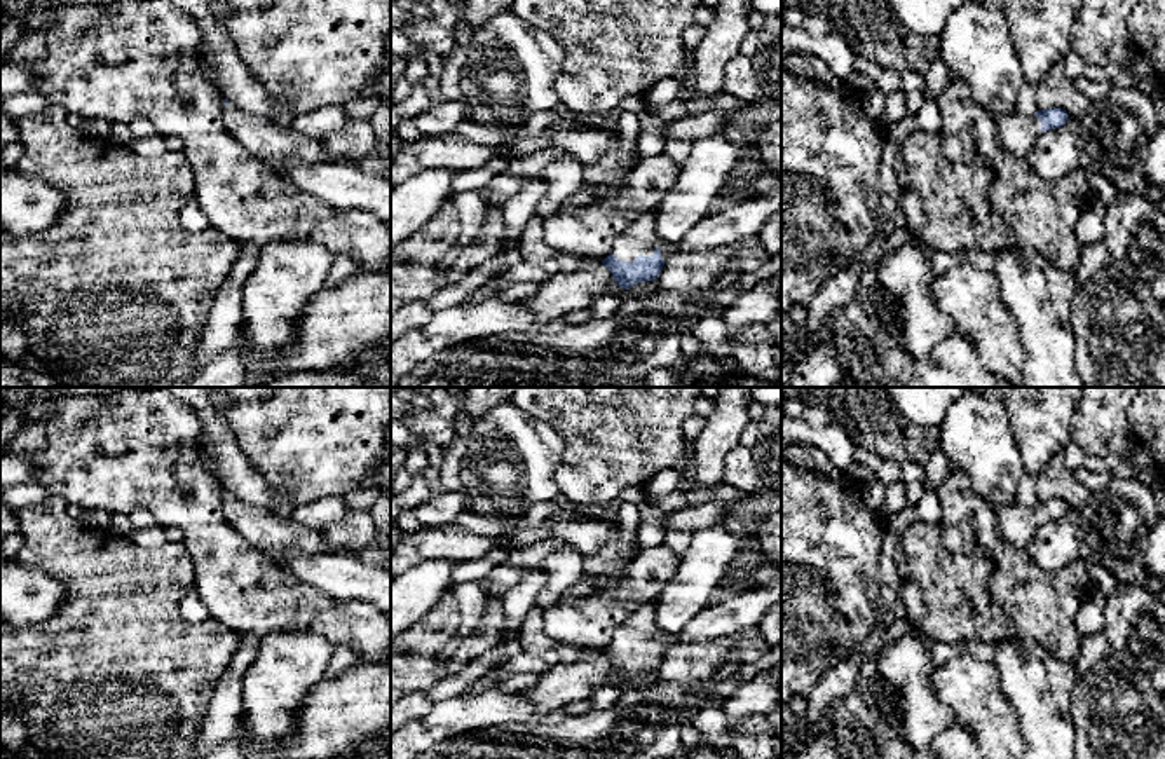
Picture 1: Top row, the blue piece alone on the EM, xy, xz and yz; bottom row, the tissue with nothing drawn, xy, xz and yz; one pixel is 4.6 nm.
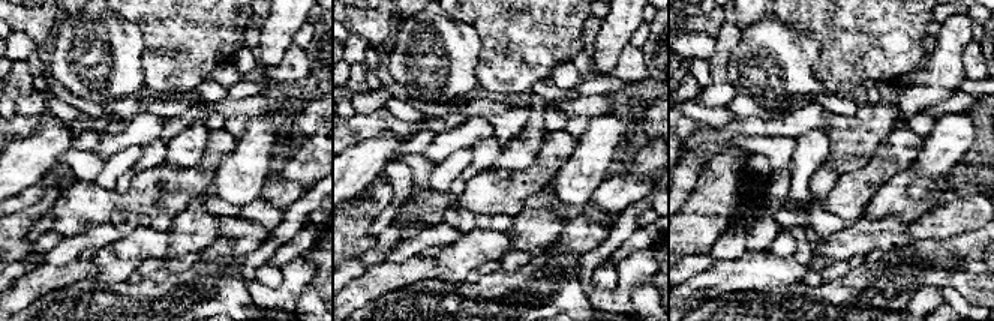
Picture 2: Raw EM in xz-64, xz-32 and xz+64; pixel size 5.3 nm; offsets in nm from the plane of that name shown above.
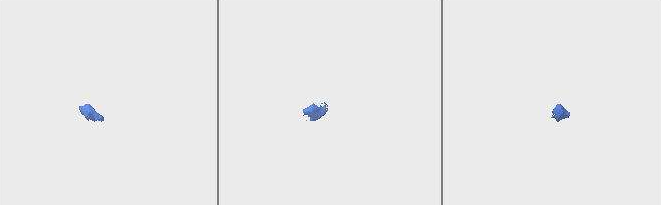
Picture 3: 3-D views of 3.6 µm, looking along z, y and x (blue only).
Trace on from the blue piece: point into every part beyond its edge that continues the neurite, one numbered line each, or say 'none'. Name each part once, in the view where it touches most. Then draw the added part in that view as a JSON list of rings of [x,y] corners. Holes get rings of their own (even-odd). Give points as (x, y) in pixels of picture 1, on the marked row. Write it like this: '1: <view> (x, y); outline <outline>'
1: xz (640, 238); outline [[[647,213],[614,239],[612,255],[623,262],[635,262],[638,255],[652,256],[656,248],[661,251],[663,260],[678,251],[678,246],[657,237],[654,215]]]

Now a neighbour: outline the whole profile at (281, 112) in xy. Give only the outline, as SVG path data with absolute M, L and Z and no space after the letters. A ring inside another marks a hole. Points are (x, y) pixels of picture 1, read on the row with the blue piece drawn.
M267 92L269 113L265 115L270 124L281 131L291 131L291 120L296 117L295 106L288 96Z

